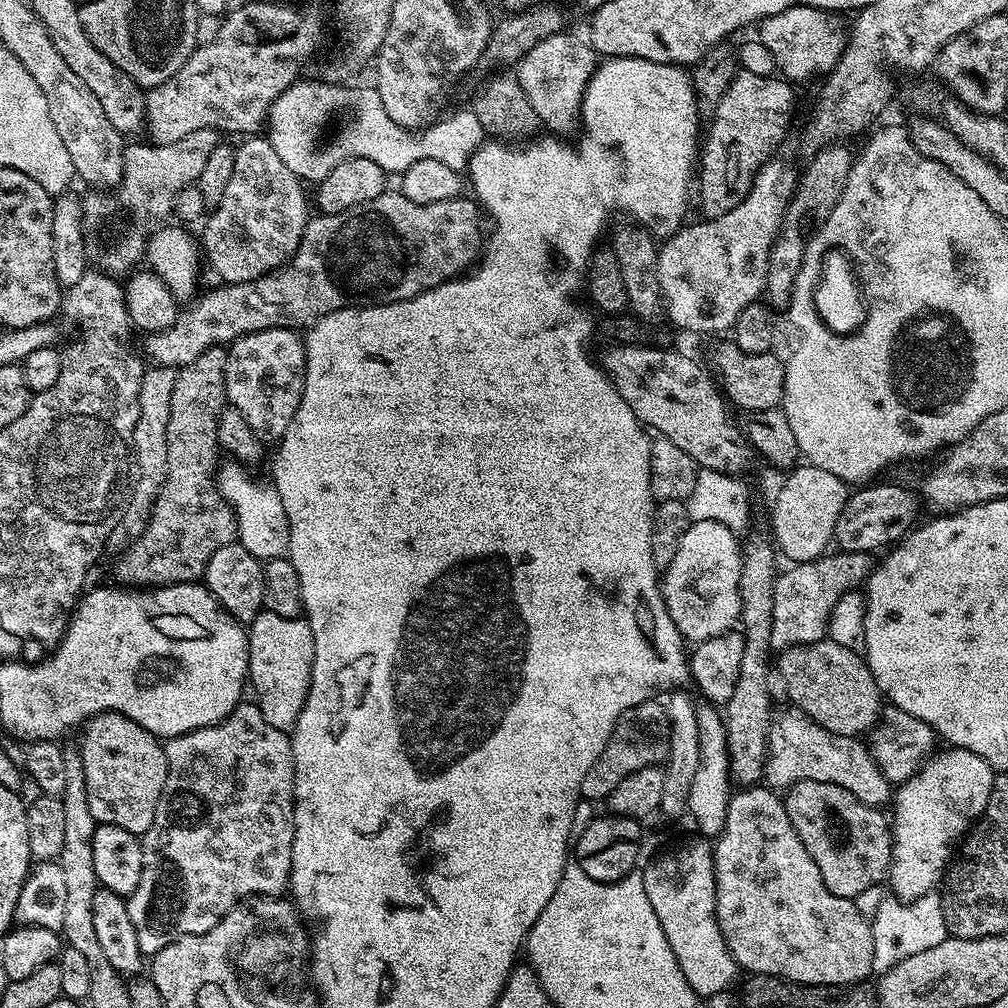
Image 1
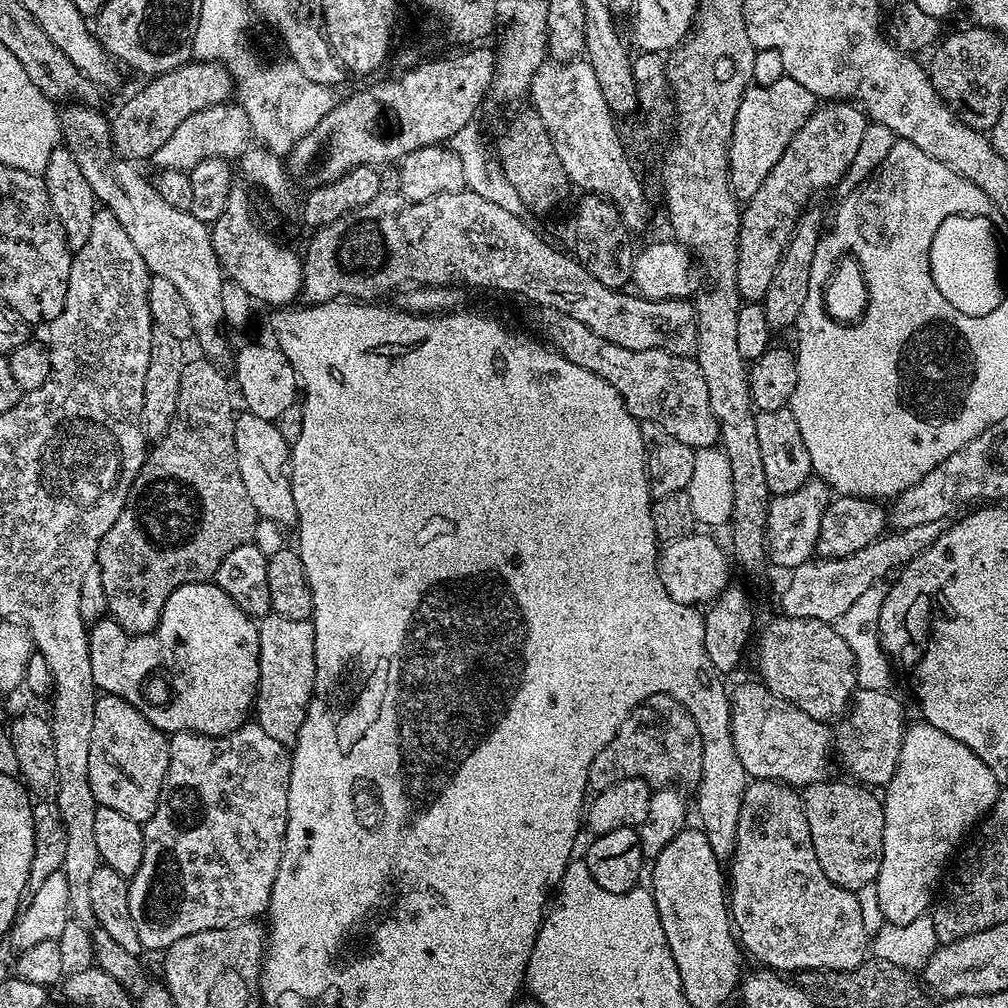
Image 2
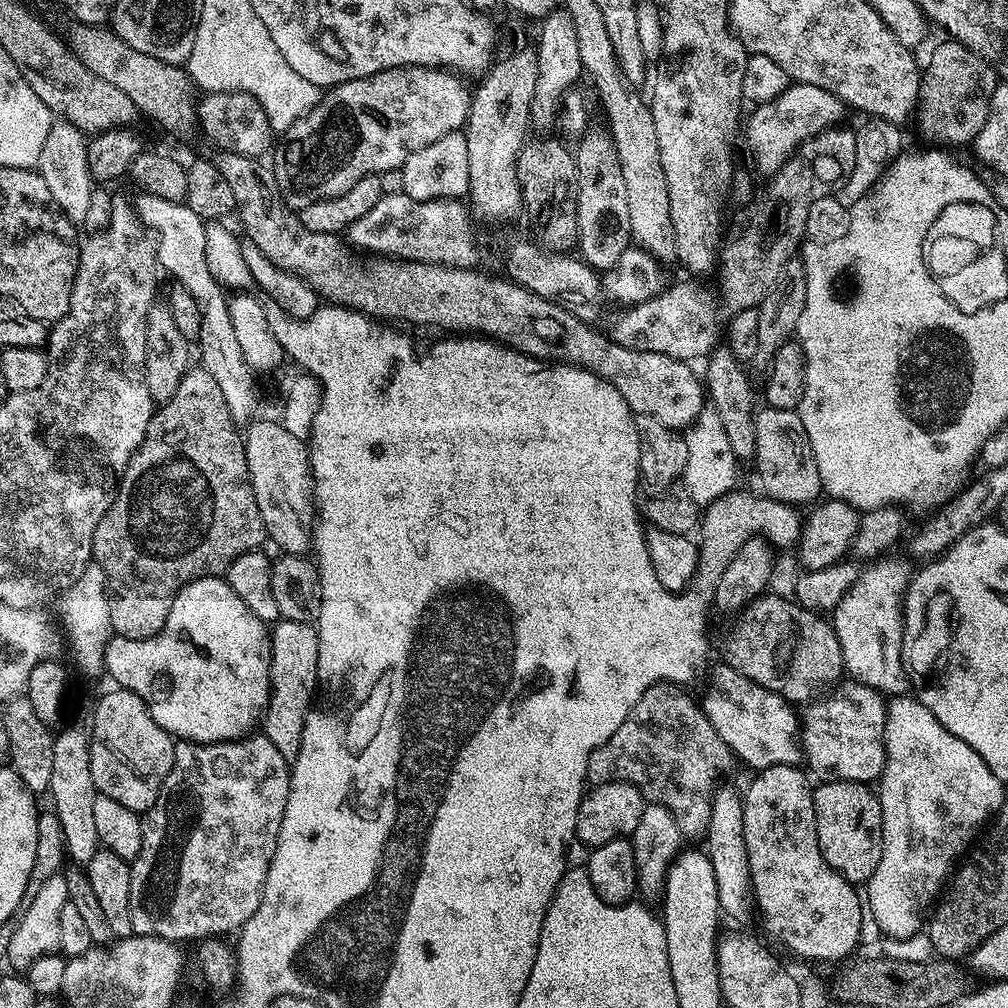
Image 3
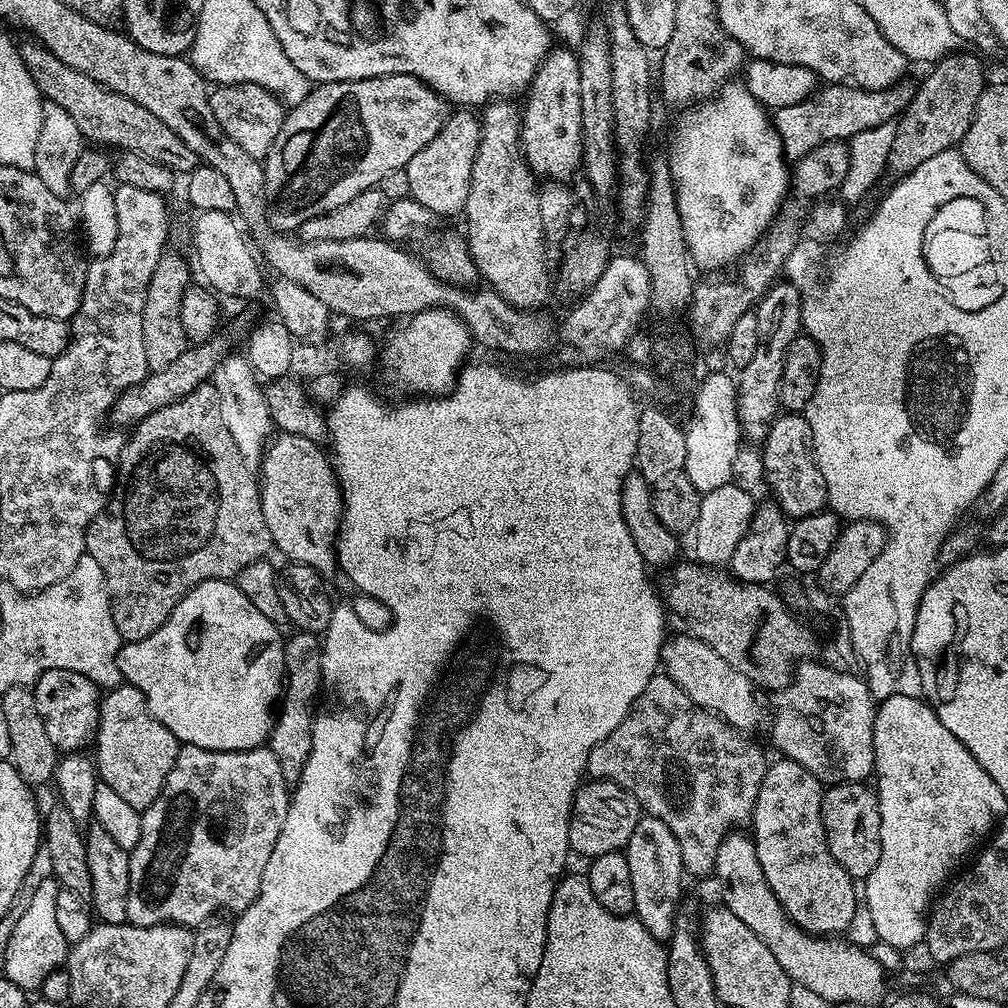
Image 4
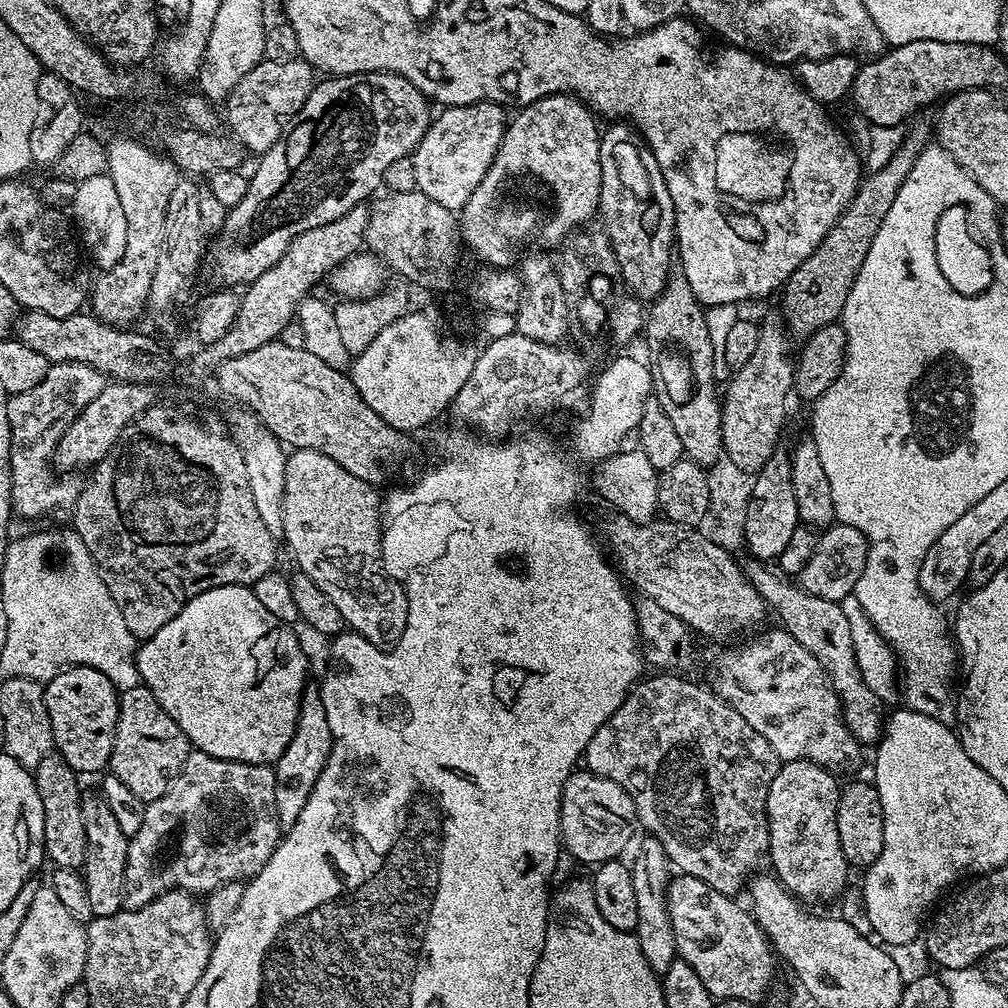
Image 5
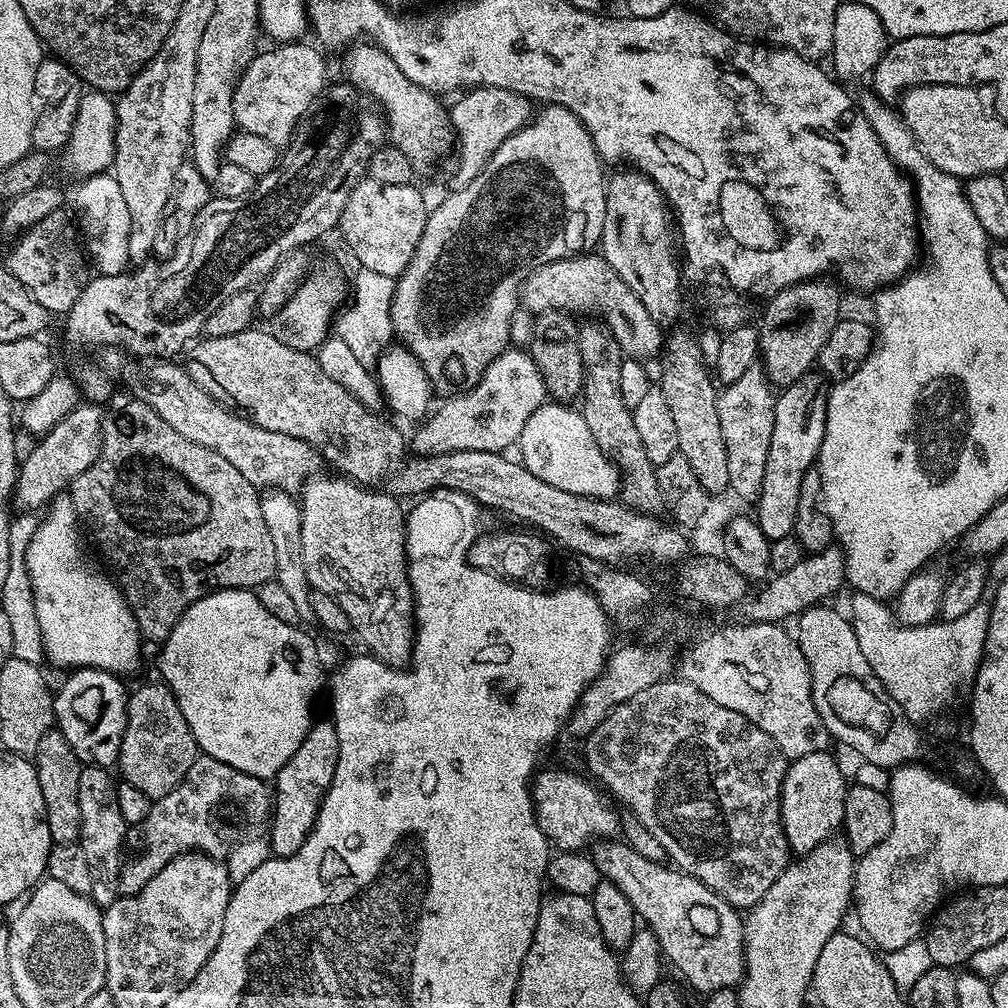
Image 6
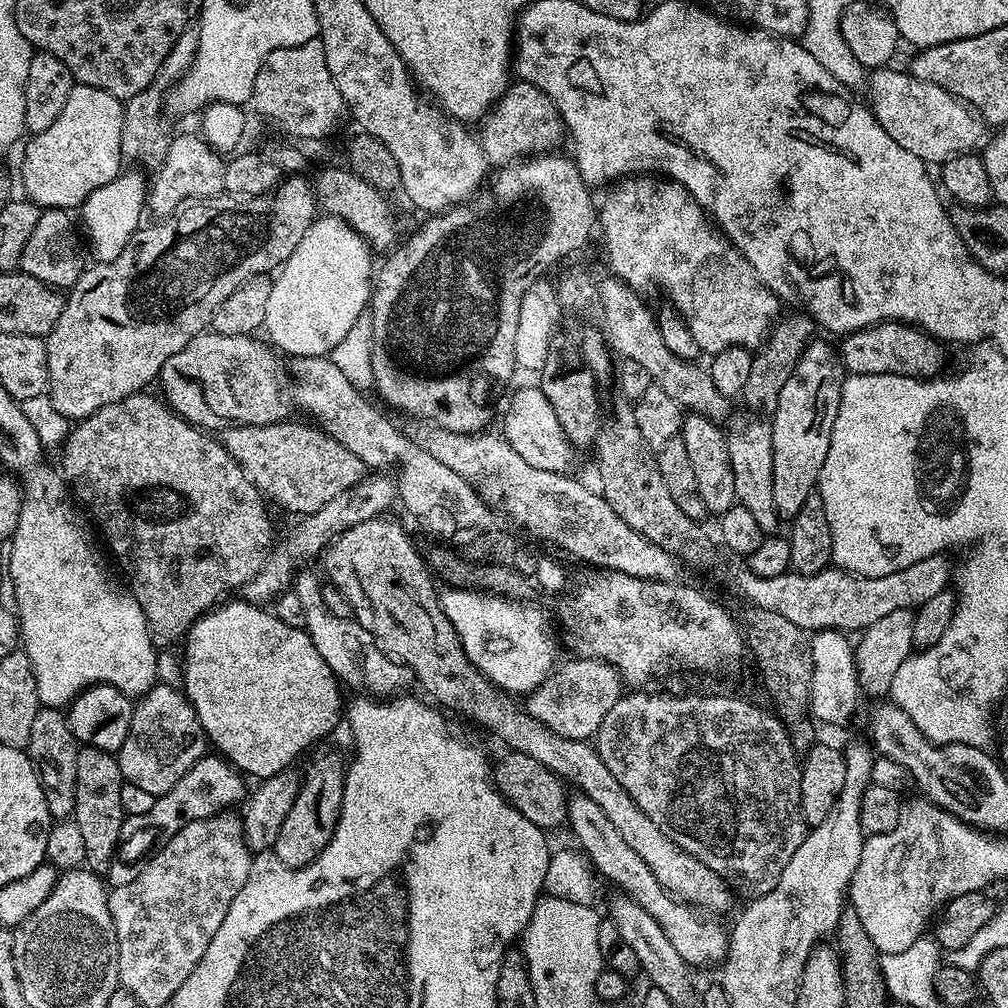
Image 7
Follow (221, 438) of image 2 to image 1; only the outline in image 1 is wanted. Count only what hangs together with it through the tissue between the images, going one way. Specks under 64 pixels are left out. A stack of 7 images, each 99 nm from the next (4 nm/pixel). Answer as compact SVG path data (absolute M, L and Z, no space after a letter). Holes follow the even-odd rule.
M227 347L211 348L206 350L206 354L198 354L194 362L176 373L174 394L170 394L170 426L166 430L168 470L163 473L160 492L150 505L148 525L143 534L119 553L116 576L121 585L136 590L155 590L168 584L191 584L199 581L210 558L214 558L214 550L222 550L222 546L237 539L236 516L216 484L217 469L222 460L222 449L218 442L218 418L220 411L226 406L227 361Z

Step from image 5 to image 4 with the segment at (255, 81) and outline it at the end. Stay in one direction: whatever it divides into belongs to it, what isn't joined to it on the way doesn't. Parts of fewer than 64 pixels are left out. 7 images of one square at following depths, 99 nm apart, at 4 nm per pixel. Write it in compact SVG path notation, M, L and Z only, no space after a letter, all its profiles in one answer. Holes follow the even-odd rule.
M256 84L219 85L210 95L210 106L214 110L214 118L218 118L218 126L222 126L224 133L235 144L242 146L246 154L258 161L263 161L274 146L274 138L278 138L278 130L282 130L286 115L286 108L280 97Z

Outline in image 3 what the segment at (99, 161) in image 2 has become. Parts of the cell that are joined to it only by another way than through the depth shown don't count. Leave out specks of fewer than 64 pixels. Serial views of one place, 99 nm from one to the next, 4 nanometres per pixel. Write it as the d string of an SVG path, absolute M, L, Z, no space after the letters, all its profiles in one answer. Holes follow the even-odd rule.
M143 194L137 197L136 206L134 204L136 218L147 231L152 230L156 234L154 251L157 265L163 271L165 269L172 276L171 279L185 286L198 306L200 326L196 347L200 350L201 367L204 367L208 374L213 374L214 382L221 387L226 404L230 406L233 419L238 422L249 421L258 402L254 382L256 376L239 349L238 338L235 337L234 326L230 320L227 293L223 285L214 278L206 262L207 225L185 203L175 204L166 202L166 198L154 198Z

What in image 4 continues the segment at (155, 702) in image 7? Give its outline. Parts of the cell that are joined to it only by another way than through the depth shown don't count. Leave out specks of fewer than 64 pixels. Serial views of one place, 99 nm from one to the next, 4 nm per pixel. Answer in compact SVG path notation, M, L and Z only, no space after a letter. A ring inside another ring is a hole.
M127 682L103 693L95 746L94 763L99 779L130 802L130 806L141 810L149 808L154 798L158 798L166 774L170 774L170 766L174 766L182 747L176 736L150 714L148 699L142 690Z

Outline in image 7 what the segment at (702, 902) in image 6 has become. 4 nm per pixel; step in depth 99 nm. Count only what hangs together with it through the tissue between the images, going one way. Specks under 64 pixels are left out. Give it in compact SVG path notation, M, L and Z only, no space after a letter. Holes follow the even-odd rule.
M572 794L568 798L568 818L567 827L572 827L572 836L580 843L579 851L586 857L588 864L599 875L604 875L612 884L617 884L621 888L623 895L629 900L633 900L670 938L670 943L674 945L674 950L682 954L682 958L693 969L699 970L707 964L719 965L728 953L728 932L720 924L715 924L715 919L701 914L697 909L681 904L676 897L671 896L660 883L650 874L650 866L630 850L630 845L626 843L618 830L610 823L610 818L606 818L606 813L594 803L594 798L583 794Z

